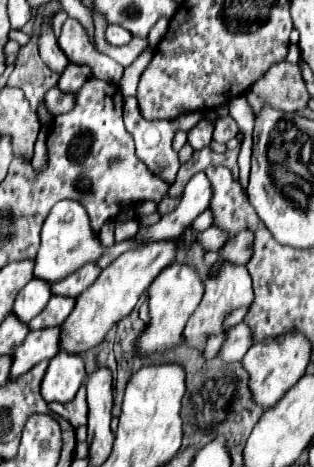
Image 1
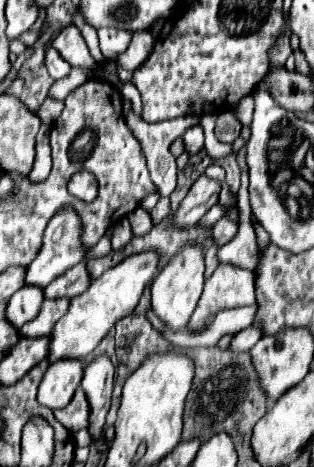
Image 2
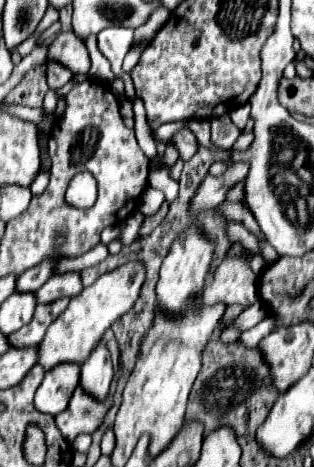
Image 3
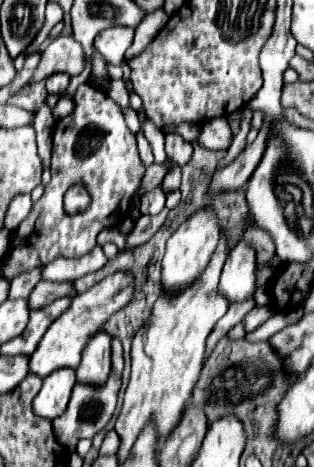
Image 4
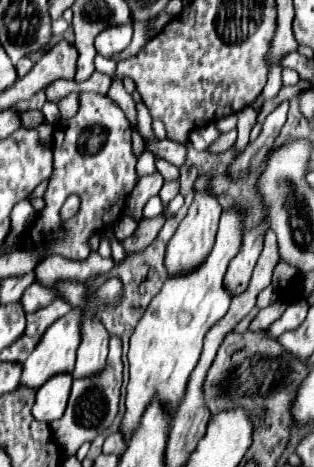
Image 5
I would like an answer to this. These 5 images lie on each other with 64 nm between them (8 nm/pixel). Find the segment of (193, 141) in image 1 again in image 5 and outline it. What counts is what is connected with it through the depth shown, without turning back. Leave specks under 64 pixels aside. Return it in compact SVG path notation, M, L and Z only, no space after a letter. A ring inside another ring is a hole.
M164 138L164 140L158 140L154 144L148 144L148 150L154 154L154 156L160 156L172 164L176 164L178 168L186 162L186 152L188 152L188 146L182 144L182 142L176 142L176 140L170 140L170 138Z

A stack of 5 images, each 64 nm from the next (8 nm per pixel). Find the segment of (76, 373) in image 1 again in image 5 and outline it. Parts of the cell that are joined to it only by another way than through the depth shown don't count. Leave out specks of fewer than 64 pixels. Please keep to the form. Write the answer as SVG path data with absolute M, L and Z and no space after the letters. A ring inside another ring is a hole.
M70 374L52 376L52 380L44 382L38 388L36 402L34 402L34 408L32 408L34 418L42 420L42 422L58 420L66 410L66 402L68 402L68 396L70 396L70 386L72 386L72 376Z

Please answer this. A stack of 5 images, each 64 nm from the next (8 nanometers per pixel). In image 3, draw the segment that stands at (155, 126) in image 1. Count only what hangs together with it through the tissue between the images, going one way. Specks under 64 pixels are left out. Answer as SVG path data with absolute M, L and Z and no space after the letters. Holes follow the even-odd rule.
M176 120L176 122L172 122L172 124L162 124L160 128L150 130L150 134L152 134L152 138L154 138L156 144L166 144L168 140L172 140L172 136L174 136L176 132L180 132L180 130L186 128L186 126L188 126L188 120ZM156 154L156 158L150 162L150 178L148 184L156 190L162 190L166 200L172 202L178 194L178 182L170 176L170 168L168 166L160 166L162 164L162 156Z

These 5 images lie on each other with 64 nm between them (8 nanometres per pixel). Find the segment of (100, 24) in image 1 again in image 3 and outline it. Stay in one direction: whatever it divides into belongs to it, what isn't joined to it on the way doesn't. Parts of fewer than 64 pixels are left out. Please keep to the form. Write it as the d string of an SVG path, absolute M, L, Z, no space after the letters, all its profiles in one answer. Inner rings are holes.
M142 42L142 44L138 44L137 46L133 46L124 58L122 66L123 70L130 72L130 70L137 65L140 60L140 56L142 56L142 52L146 50L146 47L147 44L144 44L144 42Z

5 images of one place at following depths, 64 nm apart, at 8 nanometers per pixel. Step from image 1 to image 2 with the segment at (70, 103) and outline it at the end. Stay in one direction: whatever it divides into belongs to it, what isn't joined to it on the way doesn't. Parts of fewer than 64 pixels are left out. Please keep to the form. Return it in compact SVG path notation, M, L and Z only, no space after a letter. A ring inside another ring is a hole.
M48 96L48 98L44 100L44 104L36 110L36 114L40 116L42 124L50 126L50 124L56 120L56 116L60 116L60 112L62 112L62 110L64 110L64 102L60 102L60 100L56 100L56 98Z

